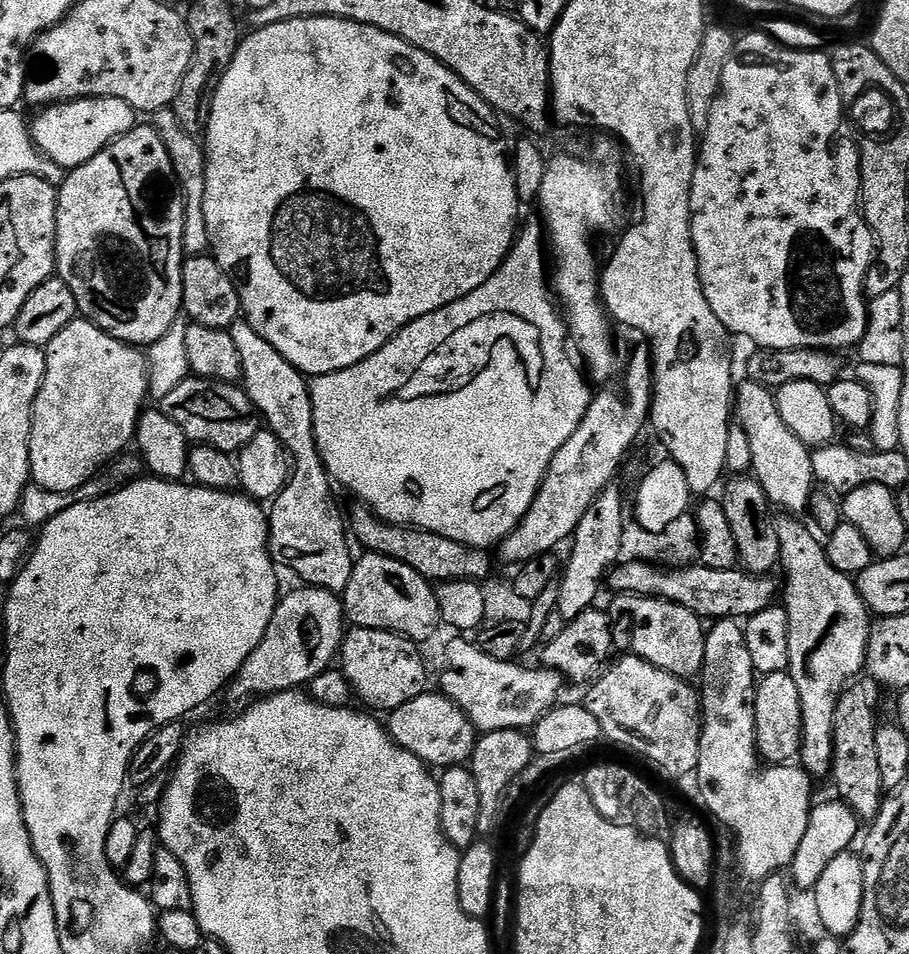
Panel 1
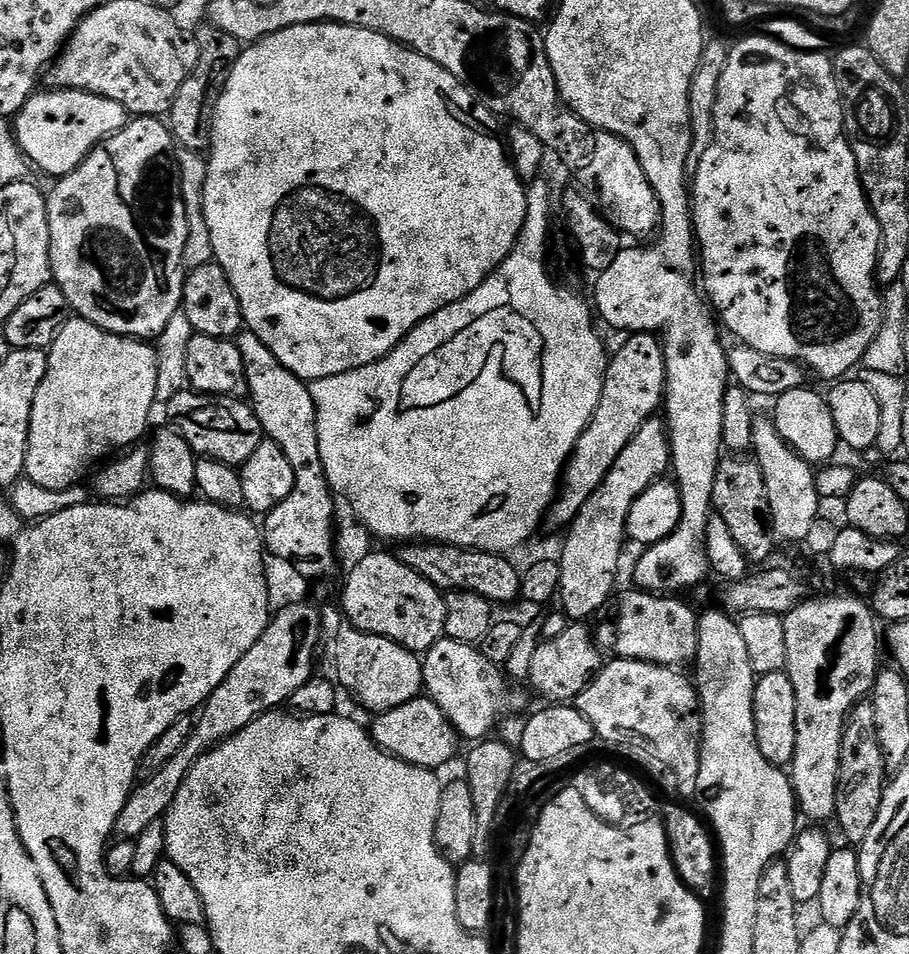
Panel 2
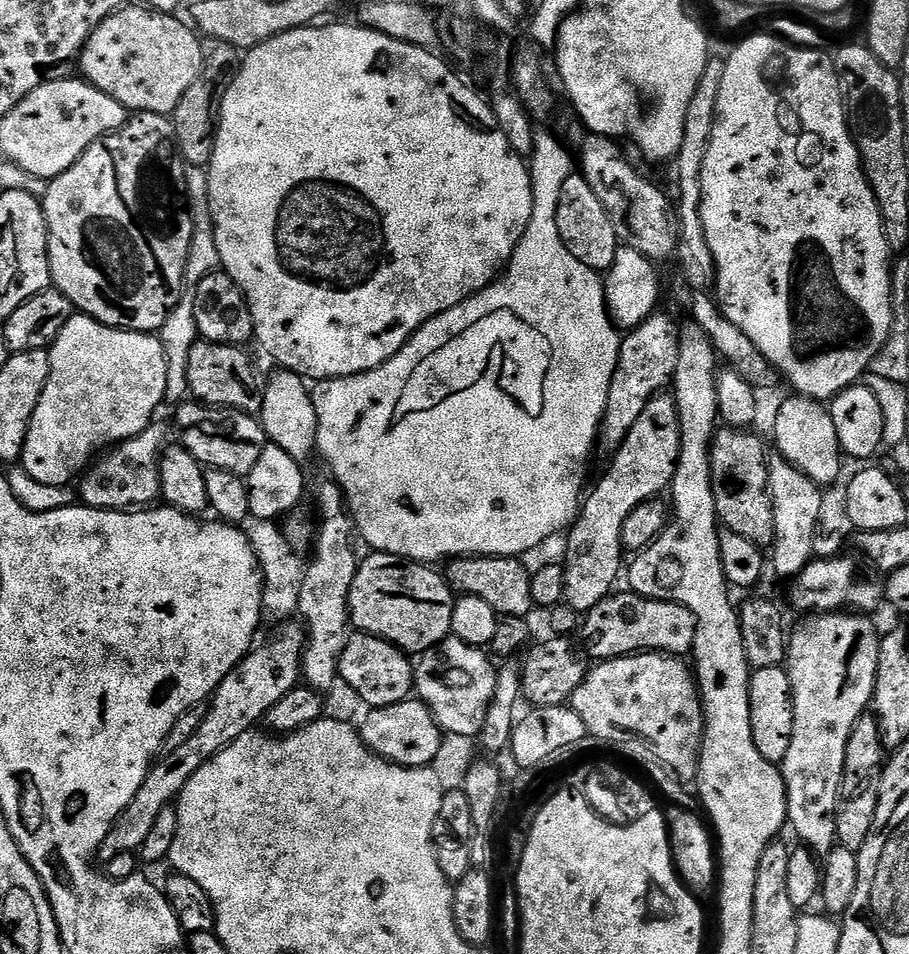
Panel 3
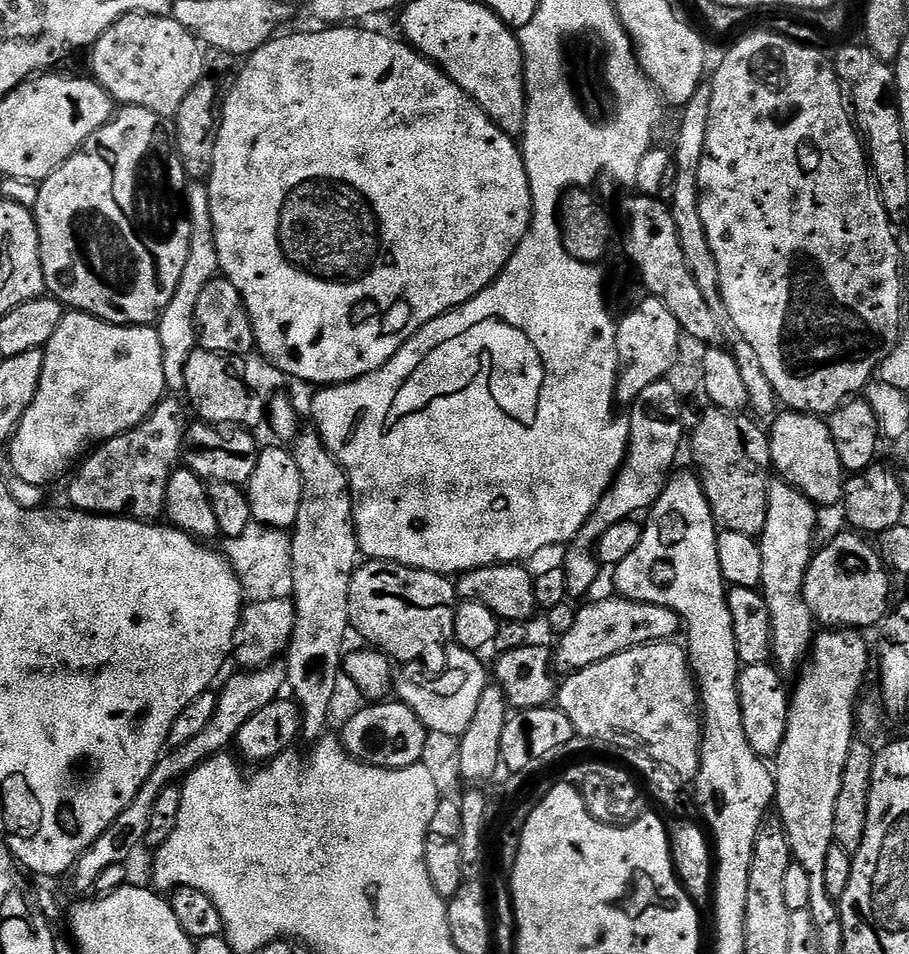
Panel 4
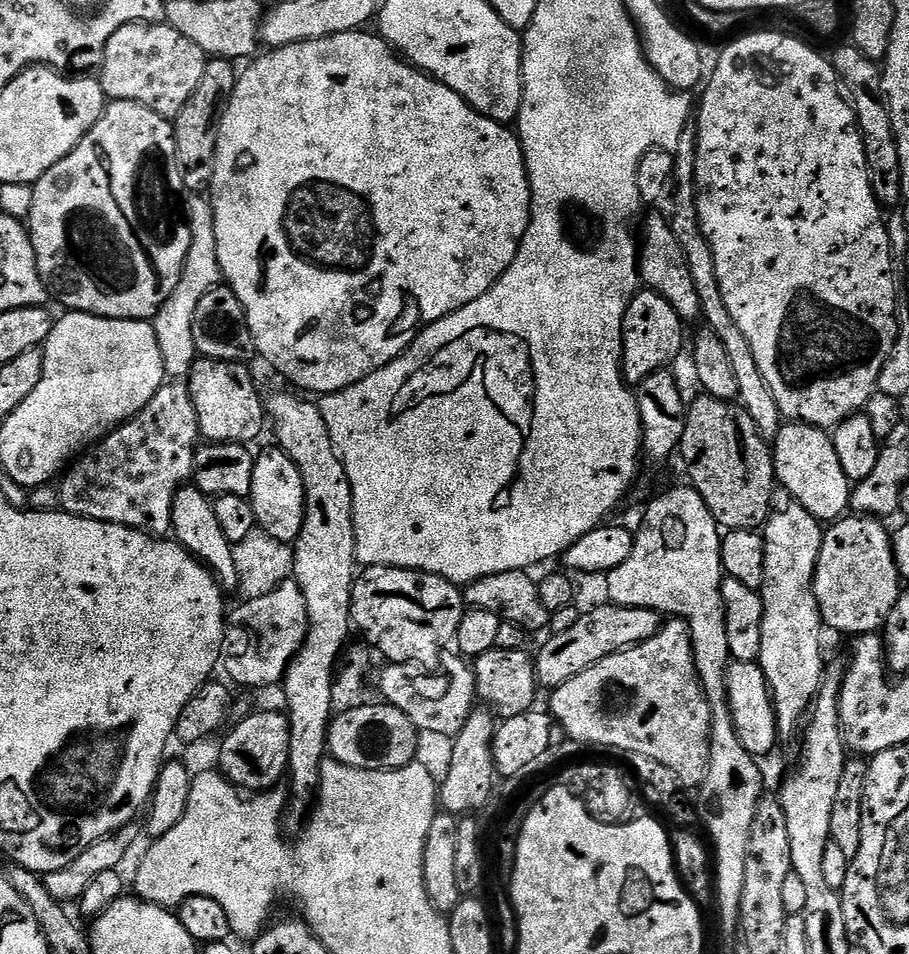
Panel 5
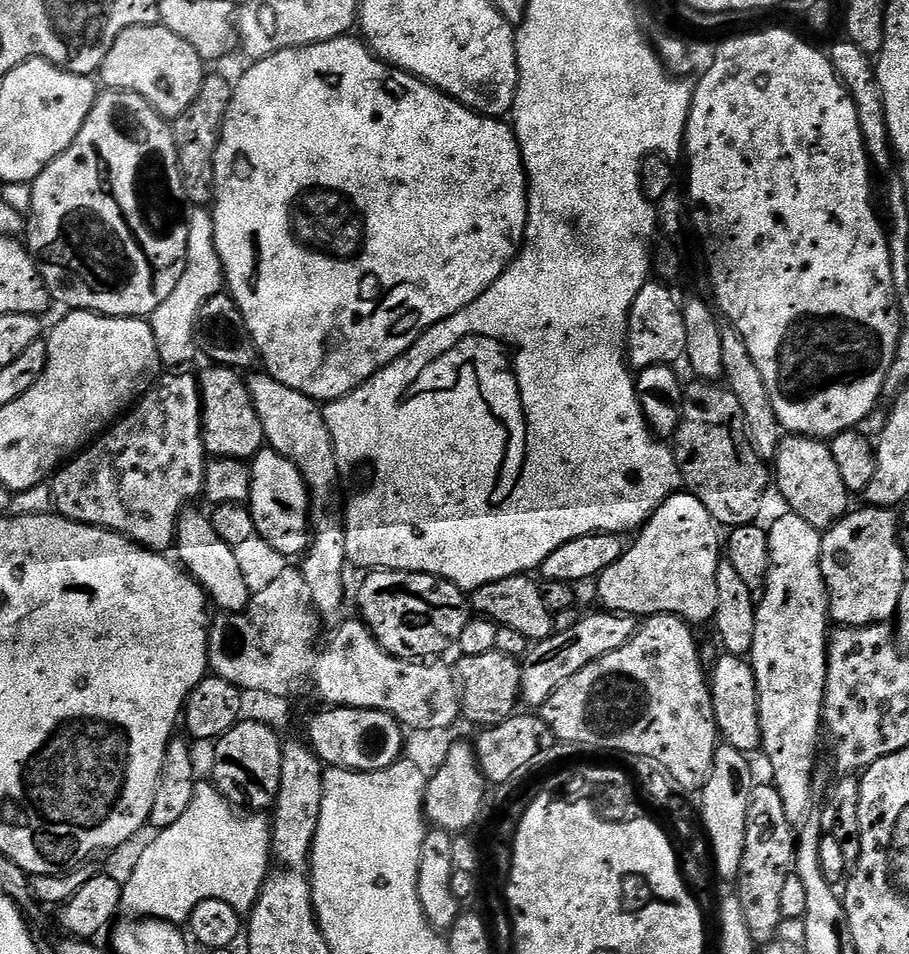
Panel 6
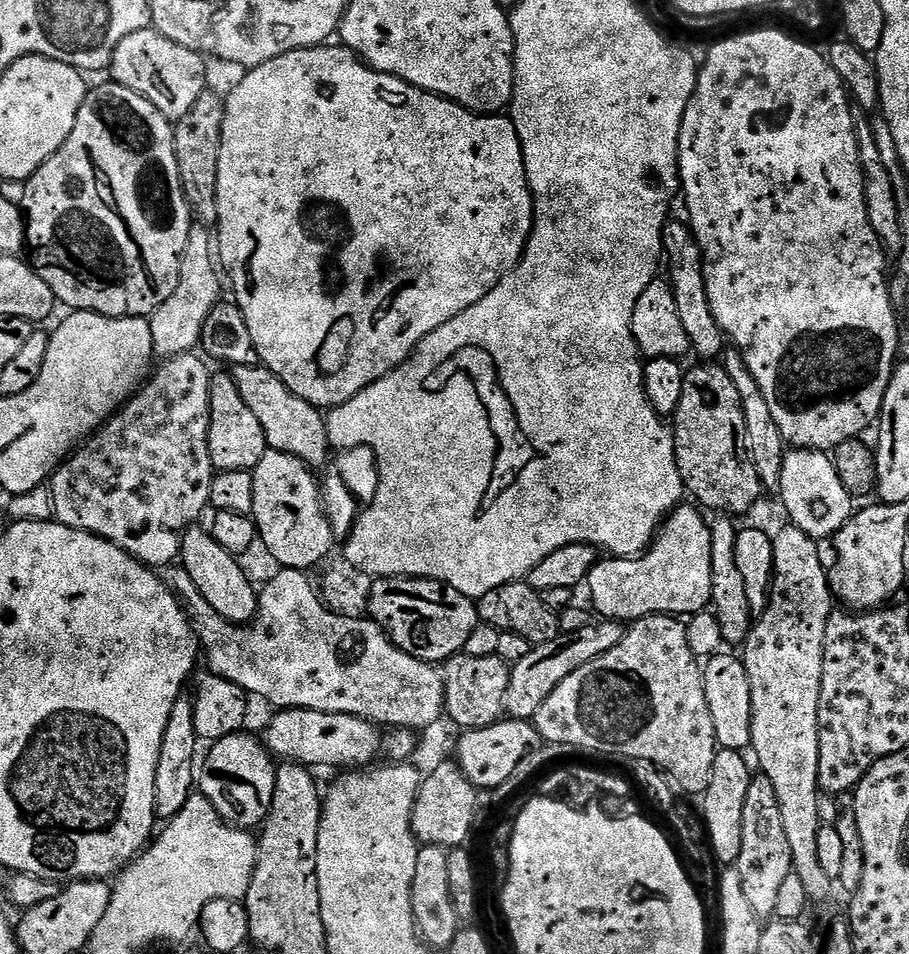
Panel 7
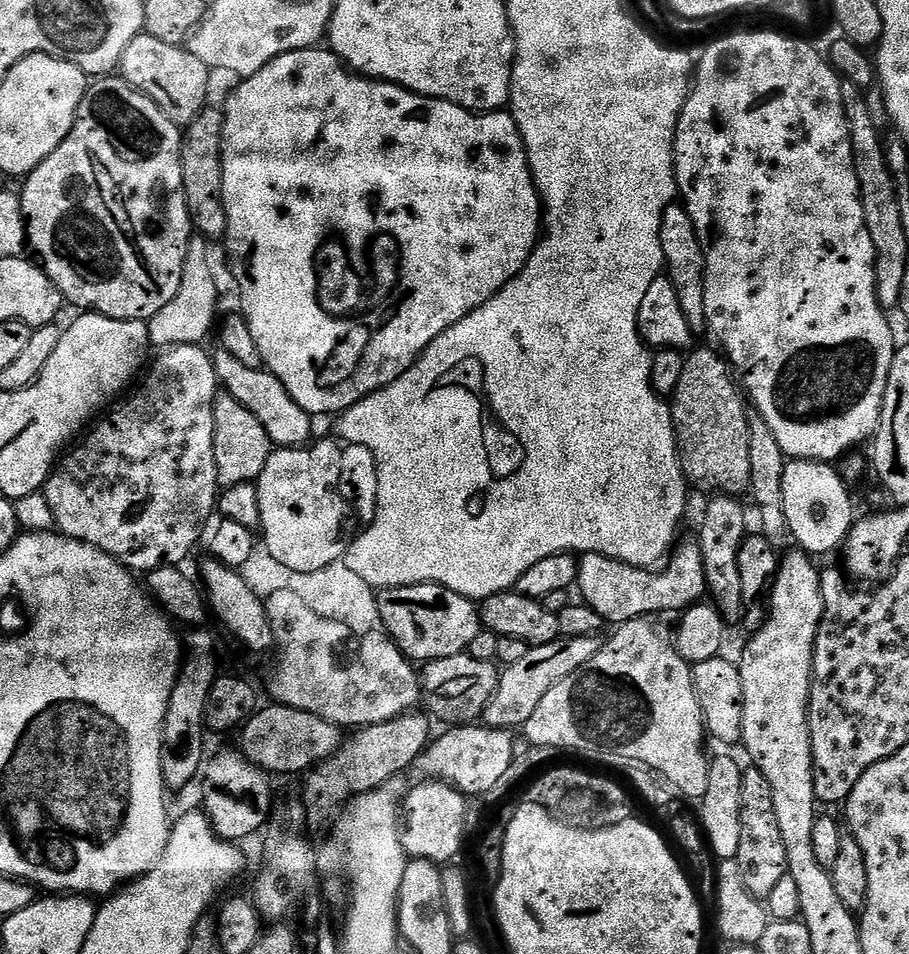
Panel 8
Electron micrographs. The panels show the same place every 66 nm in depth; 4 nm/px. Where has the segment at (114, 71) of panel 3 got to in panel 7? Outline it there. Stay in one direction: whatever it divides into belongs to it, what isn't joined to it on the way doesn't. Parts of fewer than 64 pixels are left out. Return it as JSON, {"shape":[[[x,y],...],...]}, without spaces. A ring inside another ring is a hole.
{"shape":[[[149,26],[122,38],[118,50],[114,50],[111,79],[154,102],[167,120],[175,122],[190,114],[190,106],[194,106],[206,90],[208,68],[202,57],[200,52],[178,46],[178,42],[170,42],[170,38],[162,38],[162,34]]]}

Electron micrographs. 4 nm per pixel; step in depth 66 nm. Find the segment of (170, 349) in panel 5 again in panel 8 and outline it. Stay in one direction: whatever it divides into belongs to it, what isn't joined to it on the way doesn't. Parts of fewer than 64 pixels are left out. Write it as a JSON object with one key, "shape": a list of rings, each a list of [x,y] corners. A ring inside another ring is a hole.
{"shape":[[[199,234],[193,235],[192,241],[188,243],[186,266],[182,270],[182,286],[178,286],[178,294],[174,294],[174,298],[170,298],[170,302],[166,302],[166,306],[162,306],[162,310],[158,310],[158,314],[154,314],[154,318],[147,321],[148,338],[153,349],[167,350],[187,344],[203,345],[204,339],[211,332],[213,335],[214,325],[218,320],[216,303],[220,300],[220,292],[216,289],[216,276],[212,273],[212,260],[208,257],[208,248],[210,248],[209,241]]]}

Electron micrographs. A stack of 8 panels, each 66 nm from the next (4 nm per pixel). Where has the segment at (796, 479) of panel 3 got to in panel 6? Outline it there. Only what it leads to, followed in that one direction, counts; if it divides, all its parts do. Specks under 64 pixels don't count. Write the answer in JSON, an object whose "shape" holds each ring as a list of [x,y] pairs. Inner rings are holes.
{"shape":[[[785,511],[785,516],[780,516],[773,522],[772,528],[767,529],[768,541],[770,542],[770,570],[766,578],[766,586],[756,605],[756,630],[754,632],[754,646],[750,653],[750,663],[754,670],[754,678],[758,686],[758,714],[760,715],[760,725],[762,726],[762,752],[768,755],[768,764],[772,767],[771,783],[775,784],[778,794],[782,794],[782,807],[786,809],[786,818],[794,826],[803,826],[809,823],[812,812],[812,775],[816,772],[816,751],[822,744],[822,721],[824,718],[824,687],[828,677],[828,637],[830,635],[830,601],[828,599],[828,588],[822,578],[822,539],[821,529],[815,528],[798,515],[797,512]]]}

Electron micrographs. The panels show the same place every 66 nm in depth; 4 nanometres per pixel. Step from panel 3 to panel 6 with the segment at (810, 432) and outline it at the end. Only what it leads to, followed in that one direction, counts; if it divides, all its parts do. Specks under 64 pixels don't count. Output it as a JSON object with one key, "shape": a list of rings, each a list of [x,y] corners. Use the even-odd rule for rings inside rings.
{"shape":[[[785,435],[776,452],[774,476],[775,487],[777,484],[781,494],[788,499],[787,507],[806,518],[815,528],[827,530],[849,511],[850,493],[843,484],[842,474],[839,473],[831,447],[823,439]]]}

